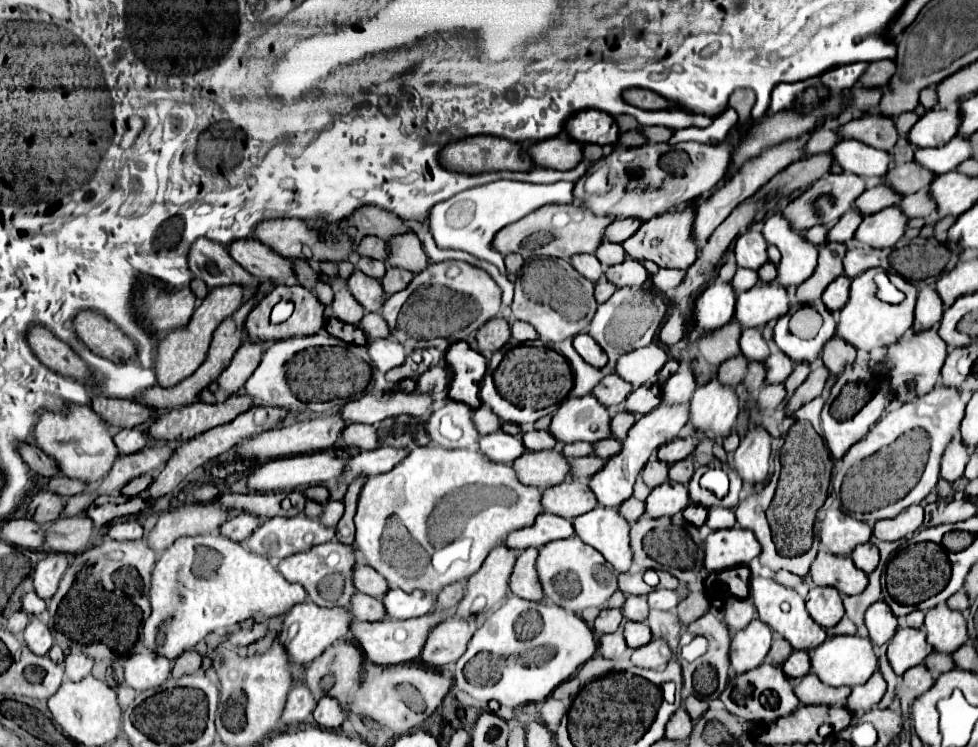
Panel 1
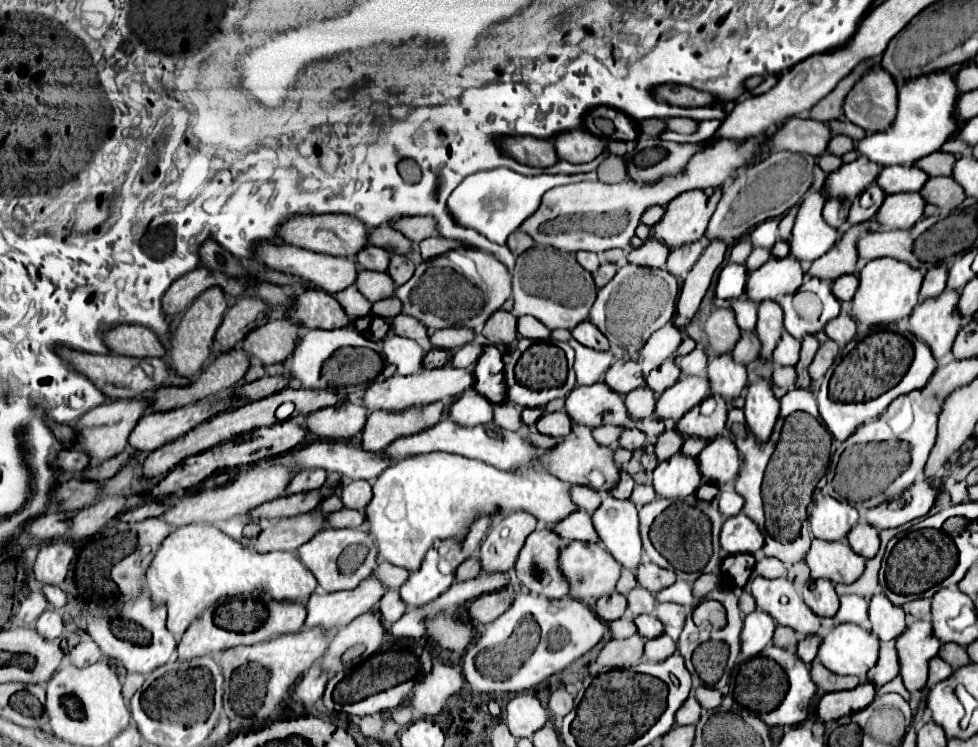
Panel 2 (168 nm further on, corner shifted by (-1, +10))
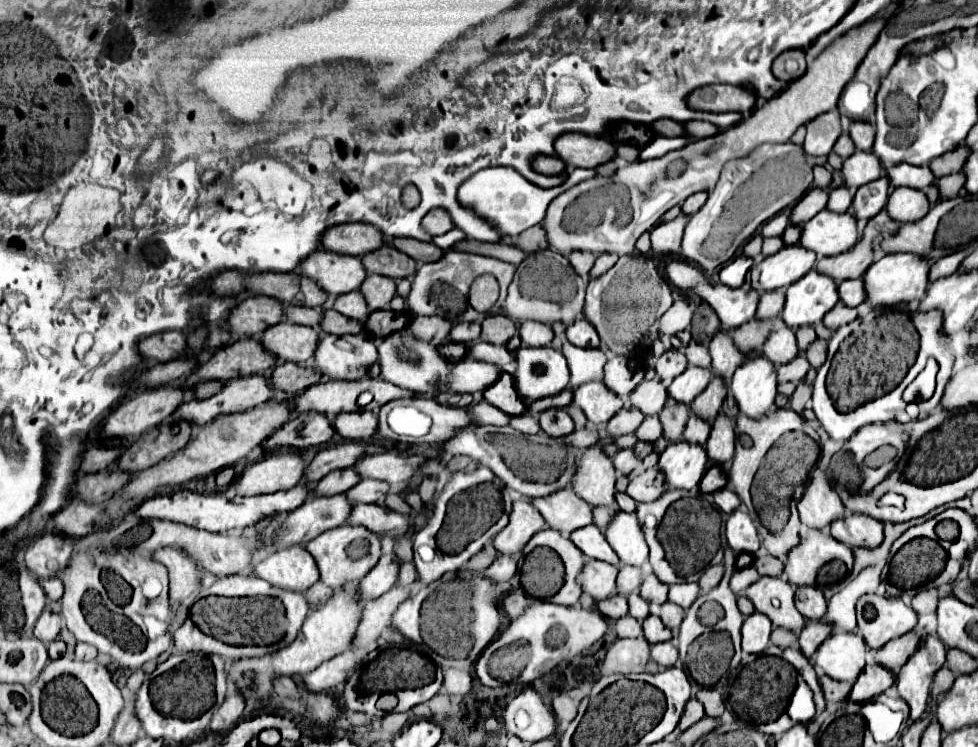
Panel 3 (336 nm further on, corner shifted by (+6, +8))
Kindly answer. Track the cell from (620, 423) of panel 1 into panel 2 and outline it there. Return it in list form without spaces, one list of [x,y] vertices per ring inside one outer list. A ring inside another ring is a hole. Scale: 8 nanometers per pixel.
[[[637,387],[625,397],[627,411],[633,419],[651,417],[655,411],[655,401],[657,401],[657,393],[651,391],[649,387]]]

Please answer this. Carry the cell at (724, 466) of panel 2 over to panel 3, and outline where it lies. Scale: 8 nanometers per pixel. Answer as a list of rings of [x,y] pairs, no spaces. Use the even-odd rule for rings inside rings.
[[[720,413],[714,419],[710,437],[706,441],[706,451],[708,451],[710,465],[716,465],[716,467],[728,465],[728,461],[732,461],[732,457],[734,457],[734,441],[736,441],[734,421]]]

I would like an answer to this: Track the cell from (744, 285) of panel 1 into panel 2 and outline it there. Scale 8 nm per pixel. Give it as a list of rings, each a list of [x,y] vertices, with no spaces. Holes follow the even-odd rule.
[[[755,247],[745,265],[747,265],[749,271],[755,271],[755,269],[759,269],[767,259],[771,259],[771,249],[759,249],[759,247]]]

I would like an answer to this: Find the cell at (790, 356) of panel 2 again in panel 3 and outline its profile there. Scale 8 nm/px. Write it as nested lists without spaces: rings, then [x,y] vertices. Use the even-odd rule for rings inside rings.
[[[776,327],[770,337],[764,343],[764,357],[770,359],[774,365],[784,365],[790,363],[796,355],[798,355],[798,347],[796,347],[796,337],[794,331],[790,327]]]

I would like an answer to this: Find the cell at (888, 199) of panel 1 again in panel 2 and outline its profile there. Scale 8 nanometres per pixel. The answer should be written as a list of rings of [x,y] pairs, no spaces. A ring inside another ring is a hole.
[[[891,165],[883,167],[877,183],[885,193],[907,193],[907,191],[919,191],[927,183],[929,175],[919,169],[917,165]]]

